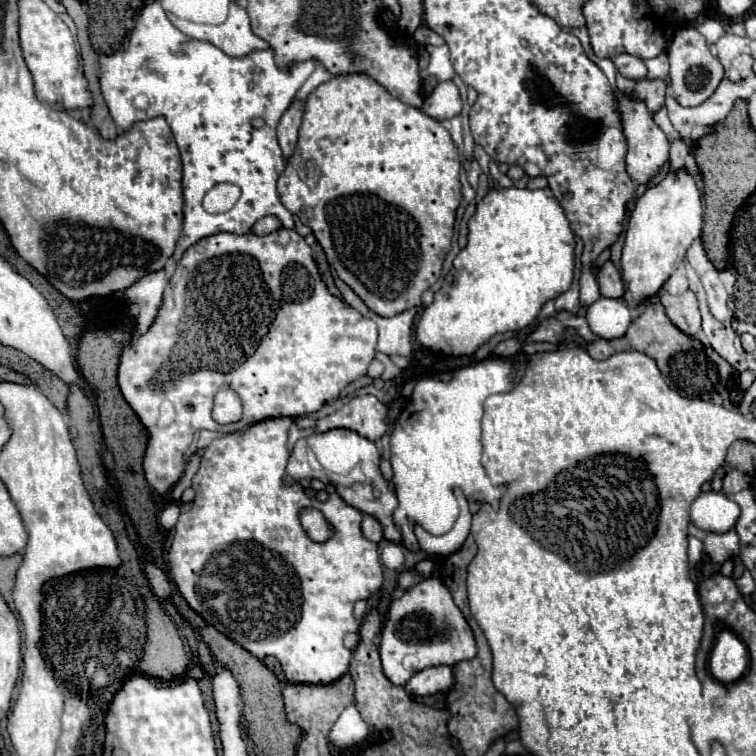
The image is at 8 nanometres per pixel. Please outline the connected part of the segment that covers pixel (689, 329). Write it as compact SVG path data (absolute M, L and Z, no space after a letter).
M691 290L679 296L663 292L659 300L665 306L667 316L673 320L673 324L677 324L677 328L681 328L685 334L695 336L695 332L701 328L701 316L699 316L695 294Z

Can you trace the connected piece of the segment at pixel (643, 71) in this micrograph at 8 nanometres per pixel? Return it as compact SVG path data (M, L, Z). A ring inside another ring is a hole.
M619 54L613 58L613 64L617 68L617 72L629 80L643 80L647 76L647 68L645 62L637 56L631 54Z

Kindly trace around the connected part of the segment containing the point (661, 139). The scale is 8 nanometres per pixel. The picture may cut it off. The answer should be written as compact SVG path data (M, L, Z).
M623 94L623 98L617 98L617 110L621 114L623 134L625 134L627 144L629 144L627 158L625 158L627 174L635 184L647 184L661 170L661 166L667 162L667 158L669 158L669 140L661 132L661 128L657 128L657 124L653 122L651 112L647 110L647 106L641 100L635 100L629 94Z

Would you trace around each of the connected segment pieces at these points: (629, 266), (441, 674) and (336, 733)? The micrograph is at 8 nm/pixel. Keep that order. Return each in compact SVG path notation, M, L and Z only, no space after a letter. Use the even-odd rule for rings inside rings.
M685 170L669 172L665 180L649 188L635 204L635 210L627 222L623 254L621 254L621 278L625 284L623 300L627 306L641 306L653 298L673 270L683 262L689 244L701 236L703 206L697 192L695 178Z
M437 666L437 668L425 668L417 672L409 684L405 684L405 690L411 696L429 696L437 692L447 692L453 686L453 668L451 666Z
M347 706L333 724L327 740L337 748L351 748L361 744L369 734L369 726L361 720L355 706Z

